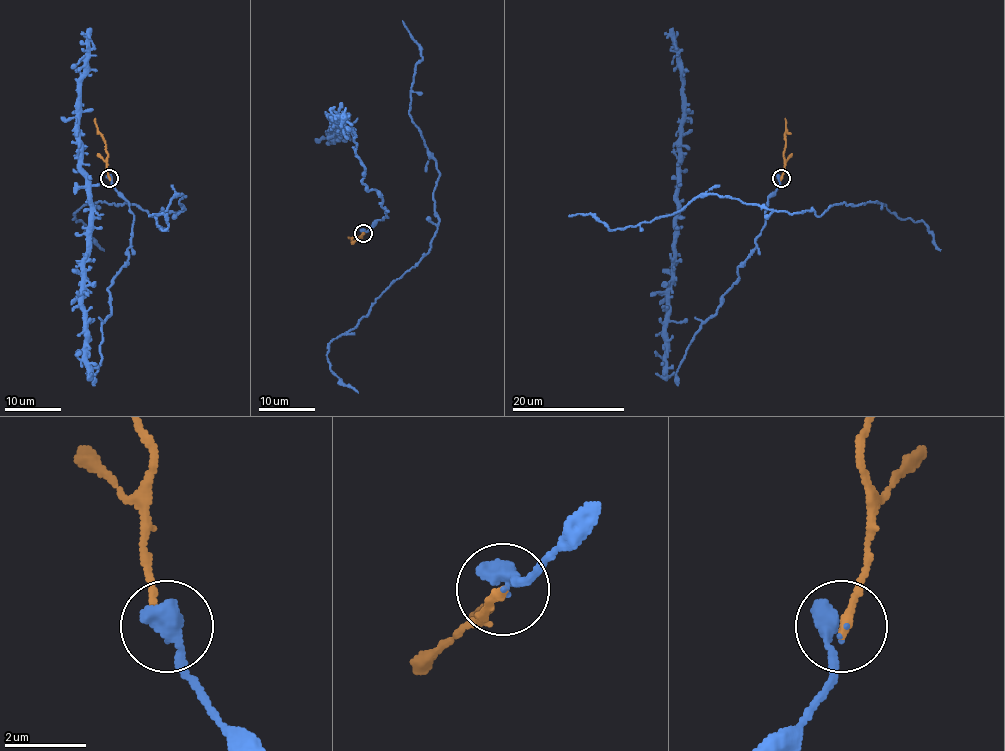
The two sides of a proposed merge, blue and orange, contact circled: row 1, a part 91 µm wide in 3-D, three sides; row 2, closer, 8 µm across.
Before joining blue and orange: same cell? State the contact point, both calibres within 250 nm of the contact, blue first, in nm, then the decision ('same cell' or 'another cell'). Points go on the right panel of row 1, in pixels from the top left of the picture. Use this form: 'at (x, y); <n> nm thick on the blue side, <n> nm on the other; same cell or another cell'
at (781, 178); 550 nm thick on the blue side, 240 nm on the other; same cell

